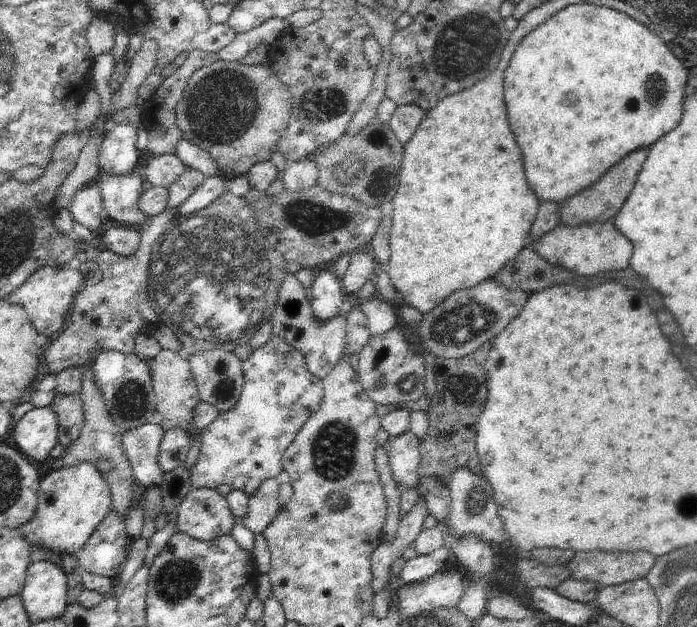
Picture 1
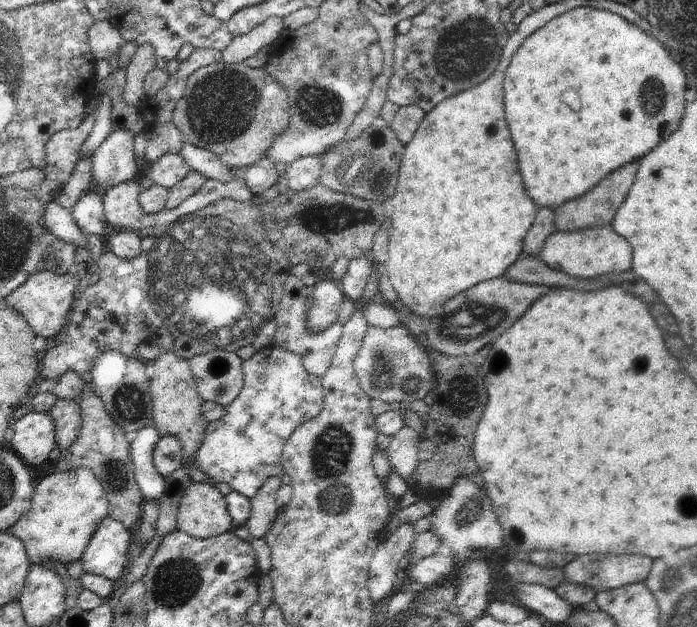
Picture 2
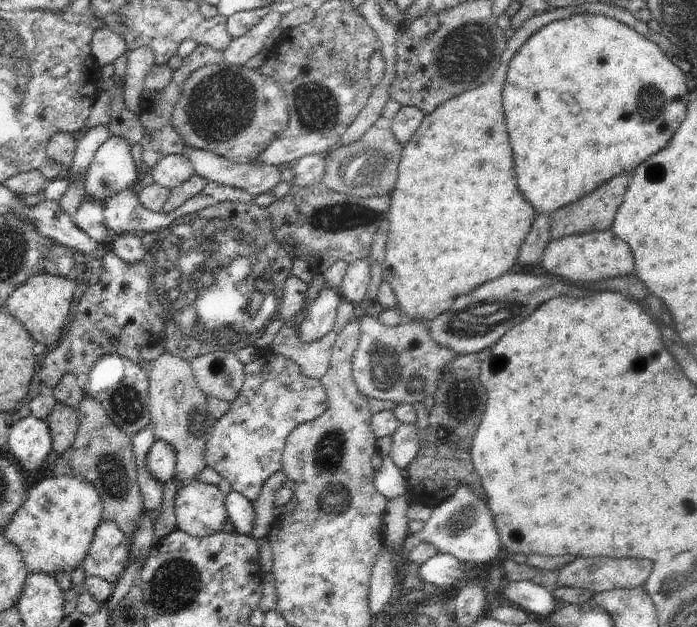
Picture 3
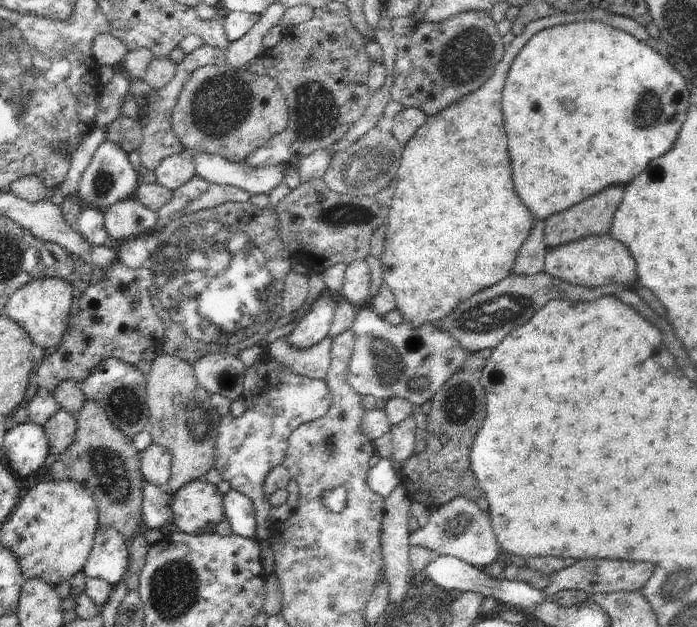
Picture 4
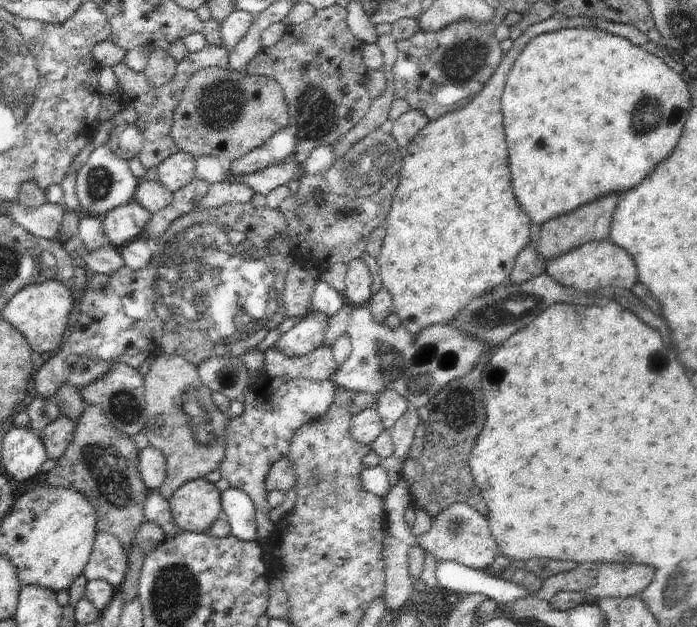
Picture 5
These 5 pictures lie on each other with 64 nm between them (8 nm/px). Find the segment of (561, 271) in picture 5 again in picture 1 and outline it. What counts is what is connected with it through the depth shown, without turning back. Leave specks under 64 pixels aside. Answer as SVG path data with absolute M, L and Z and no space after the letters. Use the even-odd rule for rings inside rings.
M613 218L605 223L586 223L579 227L558 224L530 248L550 264L564 267L583 277L626 270L630 267L633 255L632 242L615 227Z

